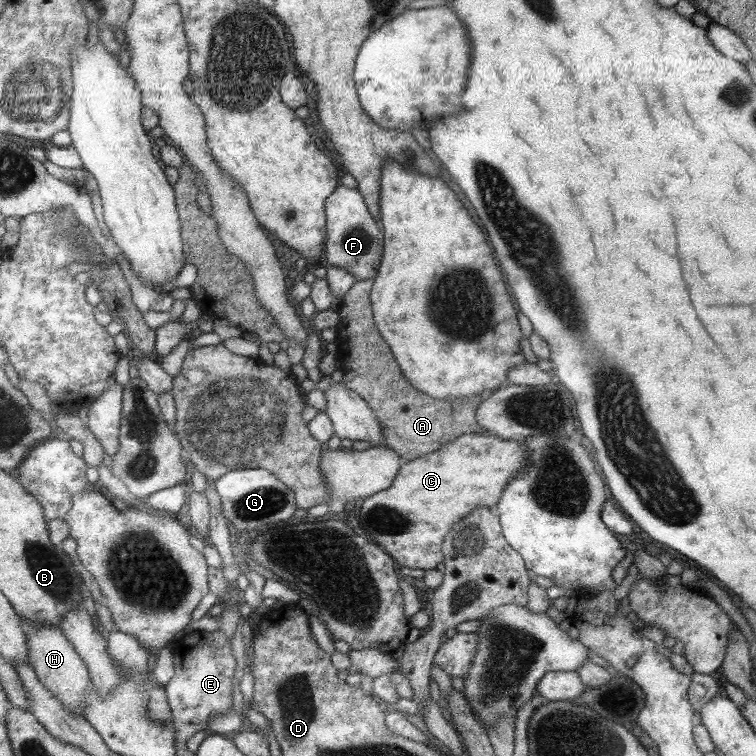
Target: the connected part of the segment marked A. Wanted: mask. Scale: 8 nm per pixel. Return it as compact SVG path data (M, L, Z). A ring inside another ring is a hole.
M372 278L356 280L335 308L340 318L335 326L338 367L342 371L340 385L355 391L368 403L385 433L385 446L399 455L402 465L441 449L445 443L461 435L477 433L480 426L475 420L475 411L480 405L482 395L447 401L431 398L409 384L374 324L369 300L373 281Z

